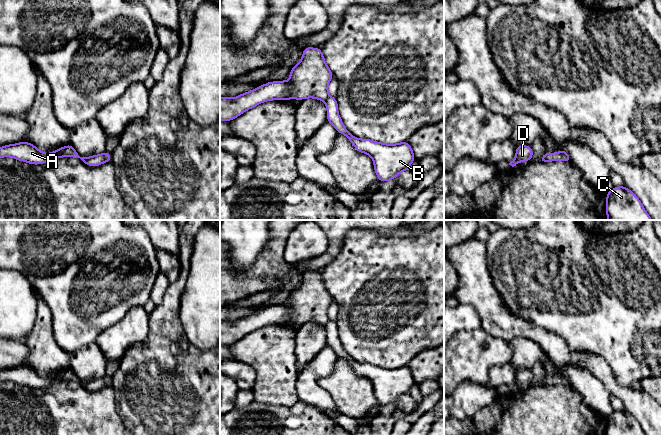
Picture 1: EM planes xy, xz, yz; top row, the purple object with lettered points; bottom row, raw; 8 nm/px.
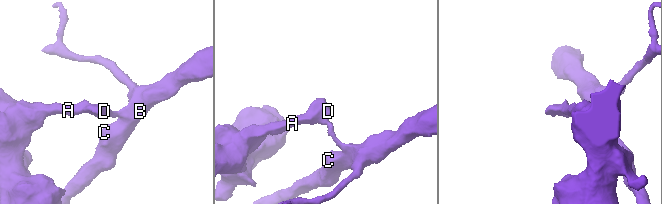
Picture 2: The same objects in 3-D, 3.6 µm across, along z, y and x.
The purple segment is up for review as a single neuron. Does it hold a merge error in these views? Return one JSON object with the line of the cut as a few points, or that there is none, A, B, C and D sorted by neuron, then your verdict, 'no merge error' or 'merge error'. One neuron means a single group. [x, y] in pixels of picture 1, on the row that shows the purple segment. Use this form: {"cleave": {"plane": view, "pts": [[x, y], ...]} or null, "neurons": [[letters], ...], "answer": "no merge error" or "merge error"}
{"cleave": {"plane": "xy", "pts": [[102, 154], [105, 161]]}, "neurons": [["A", "D"], ["B", "C"]], "answer": "merge error"}

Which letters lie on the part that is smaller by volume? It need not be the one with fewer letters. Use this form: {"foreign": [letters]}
{"foreign": ["A", "D"]}

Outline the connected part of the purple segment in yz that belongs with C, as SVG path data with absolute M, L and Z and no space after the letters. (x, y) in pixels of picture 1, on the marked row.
M625 186L606 193L607 220L652 220L638 197Z

